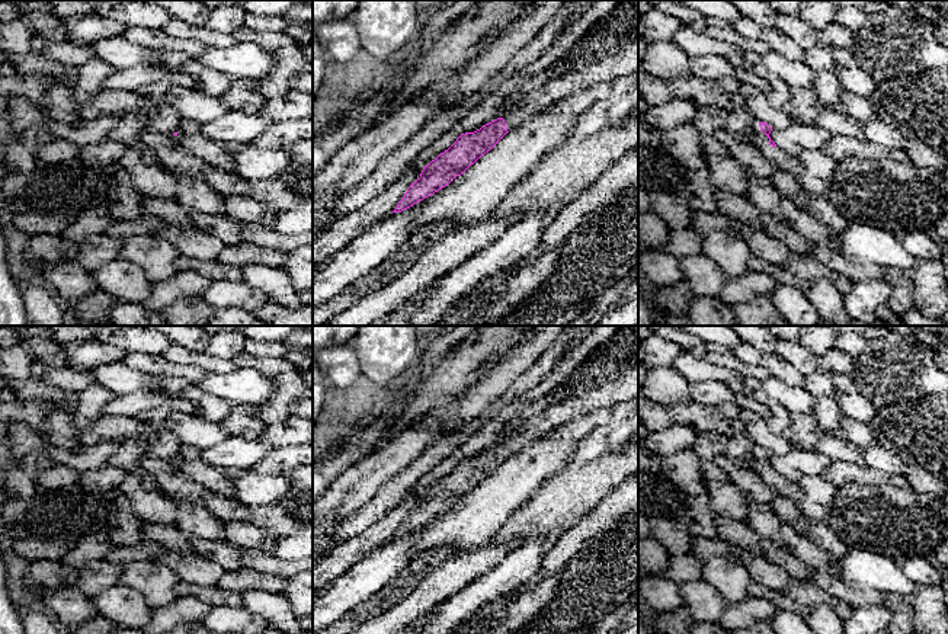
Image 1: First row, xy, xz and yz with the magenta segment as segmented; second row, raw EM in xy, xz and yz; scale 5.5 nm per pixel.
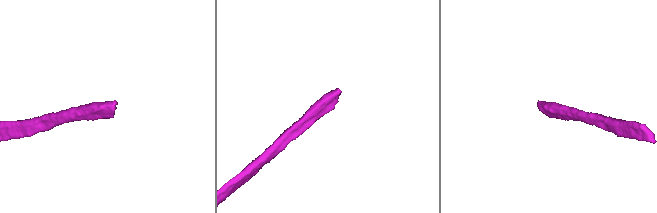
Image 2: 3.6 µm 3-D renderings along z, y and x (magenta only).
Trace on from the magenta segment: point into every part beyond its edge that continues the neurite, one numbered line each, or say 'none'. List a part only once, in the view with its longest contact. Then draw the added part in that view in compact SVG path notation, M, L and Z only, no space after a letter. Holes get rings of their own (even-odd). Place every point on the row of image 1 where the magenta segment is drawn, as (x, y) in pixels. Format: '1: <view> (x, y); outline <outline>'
1: yz (782, 160); outline M752 119L747 132L750 143L762 153L763 157L774 163L778 170L791 172L795 174L800 174L803 172L803 164L798 157L794 157L782 148L772 147L769 144L769 138L760 131L758 119Z

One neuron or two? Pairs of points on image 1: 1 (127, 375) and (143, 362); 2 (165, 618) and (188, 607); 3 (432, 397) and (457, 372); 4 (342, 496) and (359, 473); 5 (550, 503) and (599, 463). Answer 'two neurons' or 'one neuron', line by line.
1: two neurons
2: one neuron
3: one neuron
4: one neuron
5: one neuron

